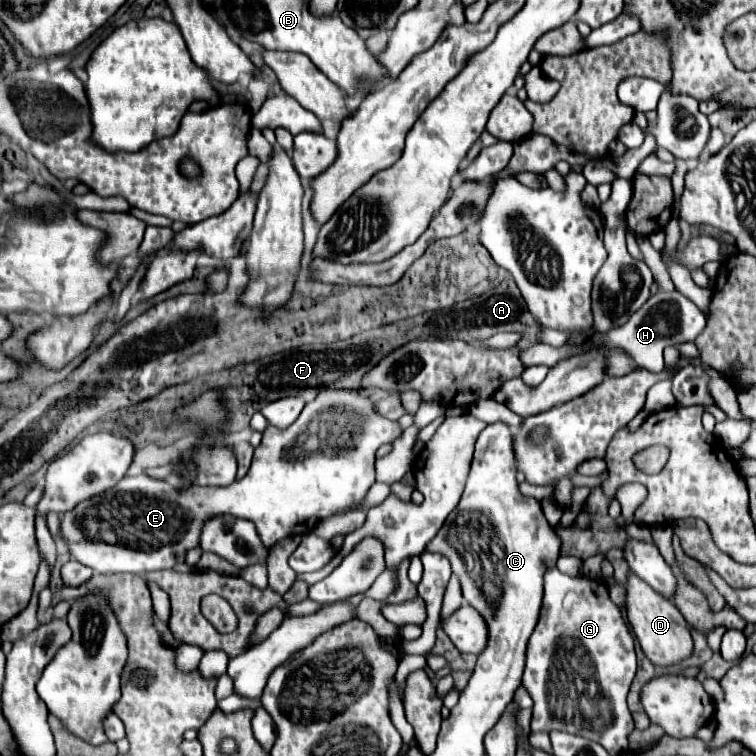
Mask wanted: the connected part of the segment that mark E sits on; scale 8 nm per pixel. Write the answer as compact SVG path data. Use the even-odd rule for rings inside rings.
M323 389L311 403L305 405L305 409L301 411L299 419L287 427L287 429L277 429L277 427L267 427L265 433L263 433L263 441L261 445L255 449L255 457L253 457L253 463L251 463L251 469L249 473L227 485L227 487L183 487L179 491L179 487L175 485L169 485L167 481L159 481L159 479L153 479L149 475L137 475L137 477L123 477L117 487L105 491L103 495L97 495L95 499L89 499L87 503L79 503L79 507L75 507L75 511L67 511L67 515L63 515L61 519L61 531L63 531L63 539L69 543L69 549L71 549L71 557L103 575L111 575L111 573L145 573L145 571L159 571L159 569L173 569L177 563L183 563L185 561L185 553L193 547L199 547L199 537L201 537L201 529L203 529L203 523L207 523L209 519L217 517L217 515L235 515L235 517L241 517L241 519L249 519L255 523L257 531L259 531L259 537L263 539L263 543L267 547L273 547L277 541L289 537L291 533L295 533L295 529L299 529L299 535L305 535L309 531L313 531L313 527L317 525L317 521L331 517L335 513L341 513L343 509L351 507L353 503L359 503L363 501L365 493L369 491L369 487L375 483L375 453L381 445L385 443L393 443L395 439L399 439L403 435L403 429L399 427L399 421L389 421L385 419L383 415L379 415L375 411L375 403L371 397L365 397L361 395L359 391L355 389Z

